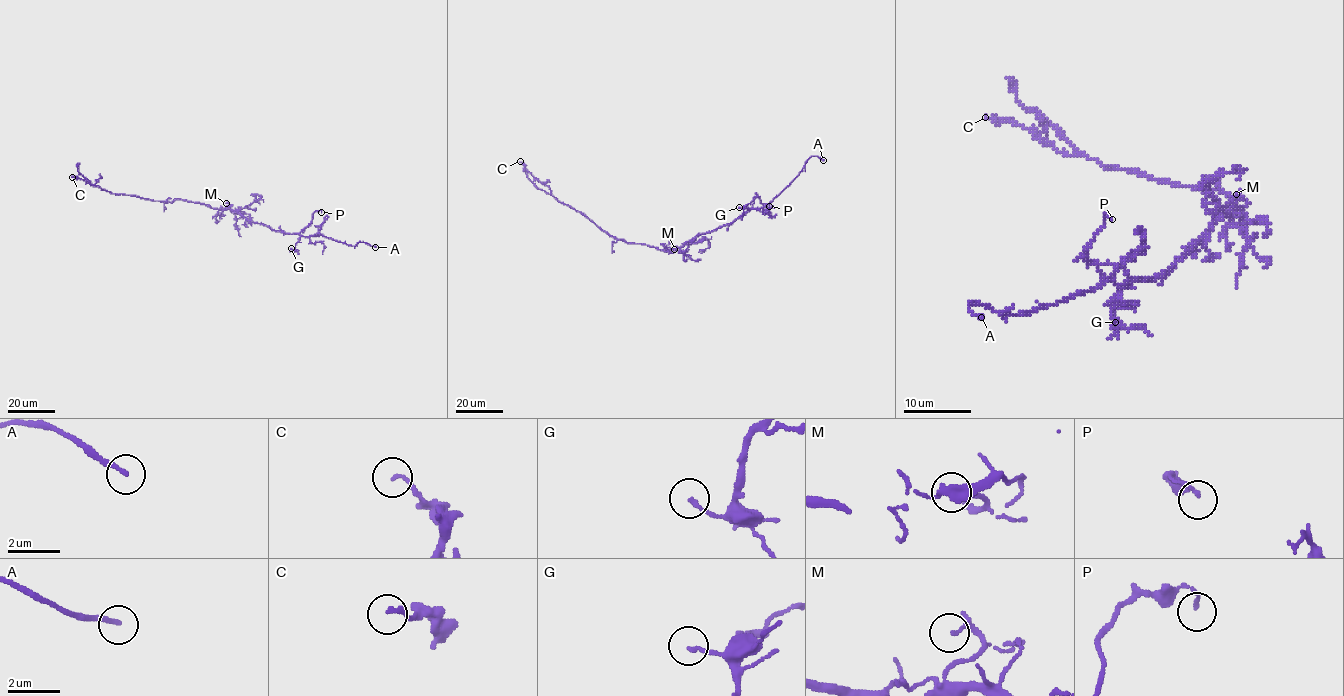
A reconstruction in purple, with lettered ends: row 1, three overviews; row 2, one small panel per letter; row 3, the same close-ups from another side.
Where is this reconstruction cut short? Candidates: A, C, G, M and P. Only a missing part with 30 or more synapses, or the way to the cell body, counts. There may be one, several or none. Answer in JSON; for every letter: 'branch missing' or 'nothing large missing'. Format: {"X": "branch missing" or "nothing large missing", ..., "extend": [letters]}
{"A": "branch missing", "C": "nothing large missing", "G": "nothing large missing", "M": "nothing large missing", "P": "nothing large missing", "extend": ["A"]}

